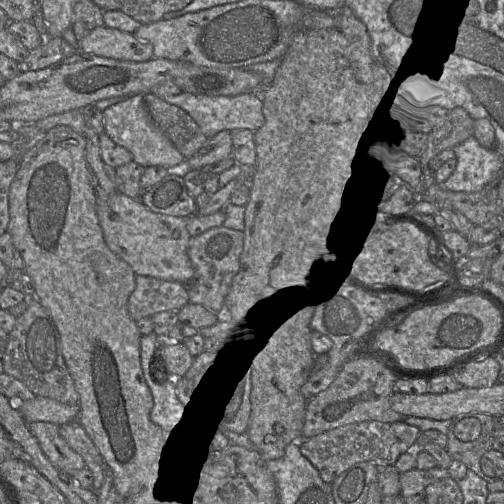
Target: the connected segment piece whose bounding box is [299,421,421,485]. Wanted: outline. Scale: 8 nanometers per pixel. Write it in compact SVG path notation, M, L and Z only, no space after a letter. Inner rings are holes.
M363 421L347 424L309 439L299 440L300 452L319 472L327 484L344 471L360 462L370 462L375 466L393 466L399 456L415 449L415 442L421 430L403 421L384 423L380 421Z

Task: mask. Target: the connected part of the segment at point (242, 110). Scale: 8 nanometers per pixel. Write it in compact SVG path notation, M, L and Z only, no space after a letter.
M181 92L178 95L166 96L164 99L166 102L183 109L190 115L207 138L211 138L221 131L231 132L237 129L248 129L254 132L263 126L265 122L260 92L236 96L209 96Z

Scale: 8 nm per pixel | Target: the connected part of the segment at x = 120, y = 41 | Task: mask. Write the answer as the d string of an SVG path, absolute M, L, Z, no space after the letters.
M104 25L91 30L78 44L78 50L120 61L144 62L153 58L151 43Z

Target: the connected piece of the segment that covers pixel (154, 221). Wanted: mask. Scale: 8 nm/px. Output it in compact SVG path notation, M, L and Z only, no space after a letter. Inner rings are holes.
M116 192L107 200L99 202L97 216L107 247L126 262L136 276L149 276L166 281L177 281L182 284L193 278L194 268L187 253L191 238L186 227L187 218L154 213L140 199L132 199L119 192Z

